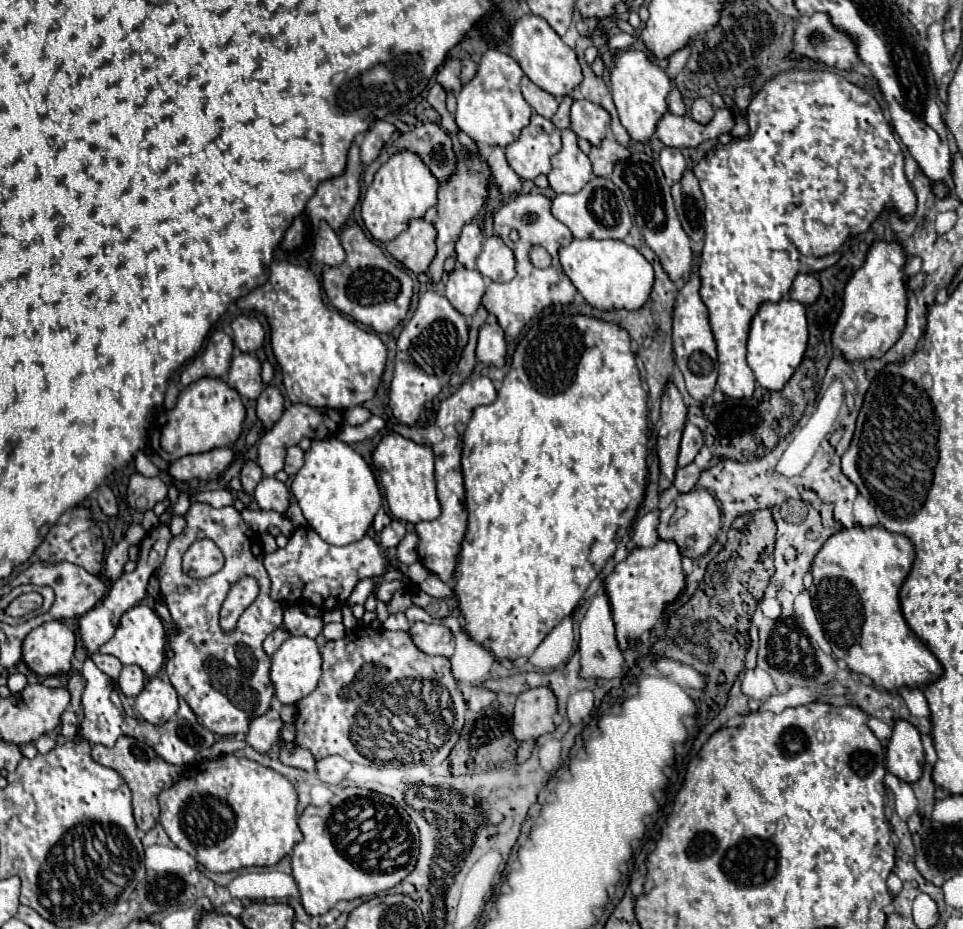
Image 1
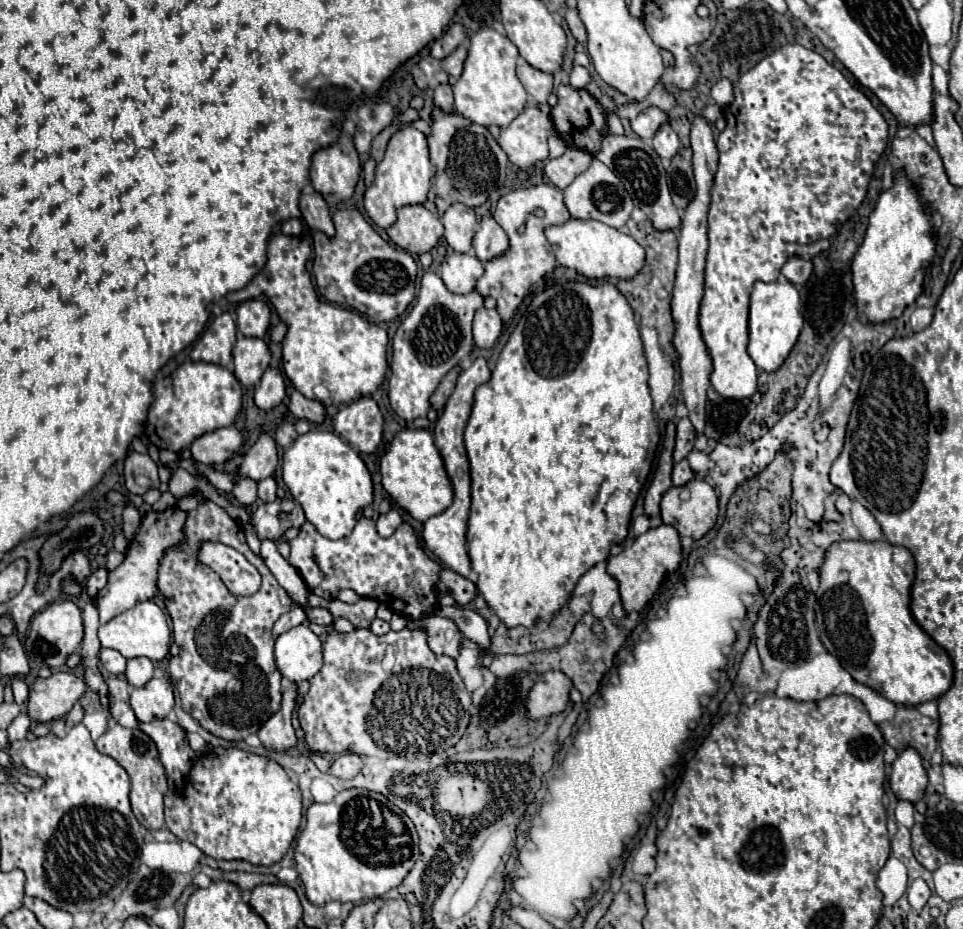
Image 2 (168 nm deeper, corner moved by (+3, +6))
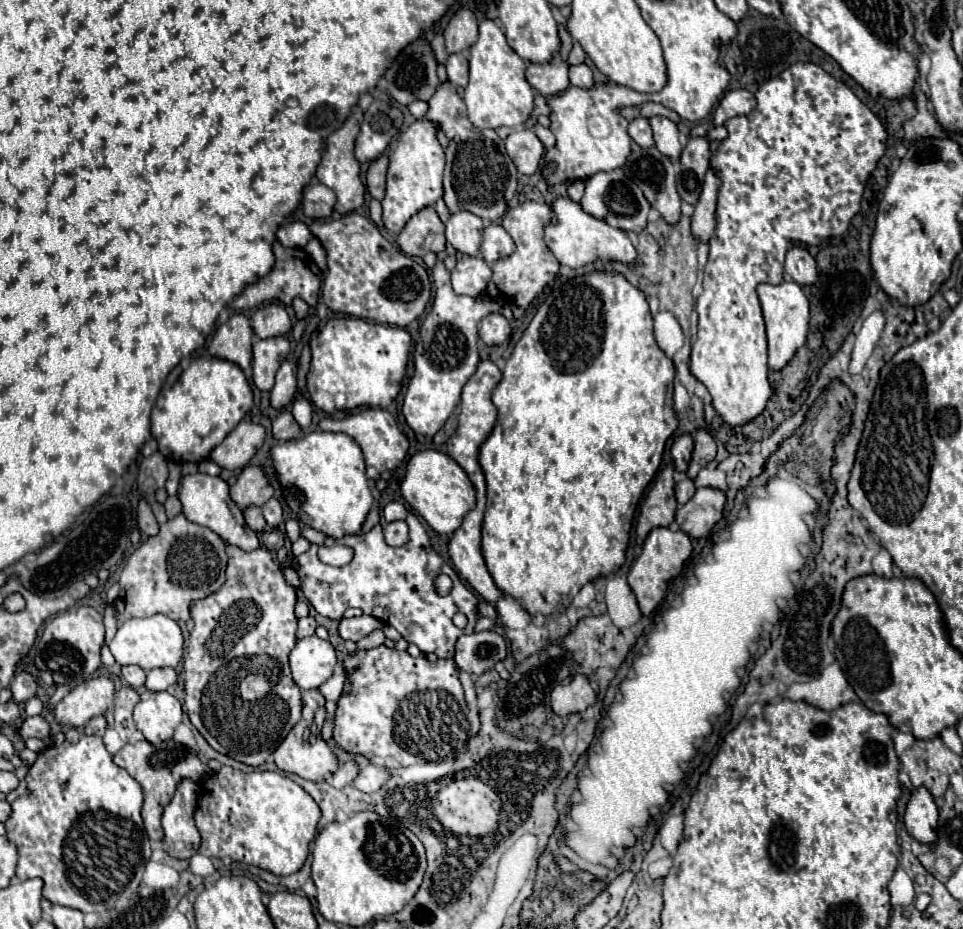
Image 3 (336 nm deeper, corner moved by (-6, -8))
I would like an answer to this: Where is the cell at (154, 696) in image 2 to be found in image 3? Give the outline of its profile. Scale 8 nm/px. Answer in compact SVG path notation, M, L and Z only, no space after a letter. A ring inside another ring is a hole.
M149 692L147 700L141 700L133 712L137 730L151 744L169 740L181 722L181 702L169 692Z

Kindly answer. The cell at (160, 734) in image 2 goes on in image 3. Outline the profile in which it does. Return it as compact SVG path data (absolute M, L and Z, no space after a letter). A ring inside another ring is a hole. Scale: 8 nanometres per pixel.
M183 780L163 812L163 842L167 844L167 854L179 860L189 860L201 846L201 834L193 820L195 800L197 784Z

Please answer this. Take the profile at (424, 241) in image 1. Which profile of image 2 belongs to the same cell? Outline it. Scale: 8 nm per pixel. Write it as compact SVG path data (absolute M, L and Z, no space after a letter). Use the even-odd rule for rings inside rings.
M402 206L396 224L388 228L390 240L414 256L430 252L440 242L442 232L440 218L424 206Z

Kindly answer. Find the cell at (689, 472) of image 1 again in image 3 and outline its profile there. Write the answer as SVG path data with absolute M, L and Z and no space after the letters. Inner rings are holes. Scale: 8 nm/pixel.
M683 478L683 480L679 480L679 482L675 484L675 498L677 498L677 504L679 504L679 506L683 506L685 502L689 502L689 500L693 498L693 494L695 494L695 484L693 484L693 480Z

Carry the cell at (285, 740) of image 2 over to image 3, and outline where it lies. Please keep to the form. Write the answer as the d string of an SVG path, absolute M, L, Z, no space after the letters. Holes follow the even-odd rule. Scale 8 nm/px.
M305 690L303 692L303 716L301 720L293 726L293 730L287 734L287 738L281 742L281 746L275 750L275 764L279 770L285 770L285 772L291 772L291 774L297 774L305 780L311 780L311 782L323 782L329 774L333 774L337 770L337 756L335 756L335 748L325 742L323 738L317 738L315 744L307 744L305 742L305 730L313 724L313 718L315 718L315 712L317 708L325 706L325 698L321 696L319 690Z

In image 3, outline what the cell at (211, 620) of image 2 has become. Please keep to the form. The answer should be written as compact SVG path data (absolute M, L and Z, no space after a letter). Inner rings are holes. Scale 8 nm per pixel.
M227 544L227 554L229 554L229 564L227 564L227 580L221 586L219 594L211 594L211 598L195 602L191 608L191 618L195 620L195 628L189 634L189 644L183 656L183 670L185 670L185 708L189 714L191 724L199 730L199 734L211 744L213 750L219 754L231 756L237 762L249 764L249 766L261 766L275 750L277 746L285 740L285 736L291 732L291 728L301 720L301 710L303 710L303 700L301 700L301 688L293 682L291 678L291 668L289 668L289 652L293 650L297 642L297 618L293 614L295 602L297 602L297 590L285 582L285 576L281 572L279 562L275 562L273 554L265 548L257 548L257 552L243 552L235 546Z

